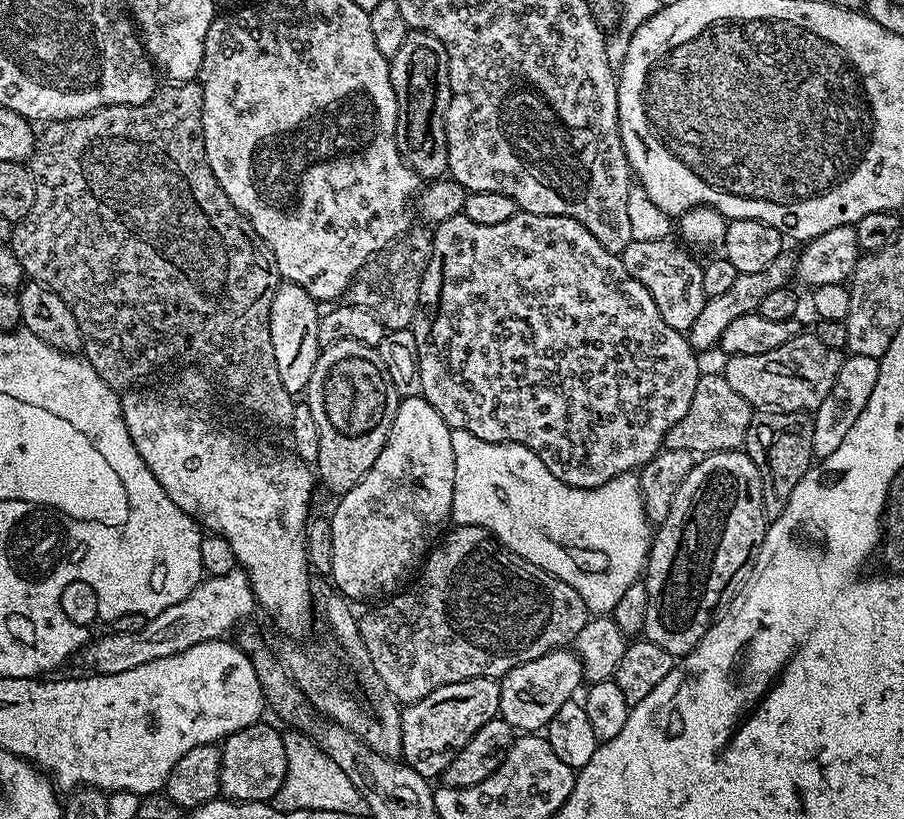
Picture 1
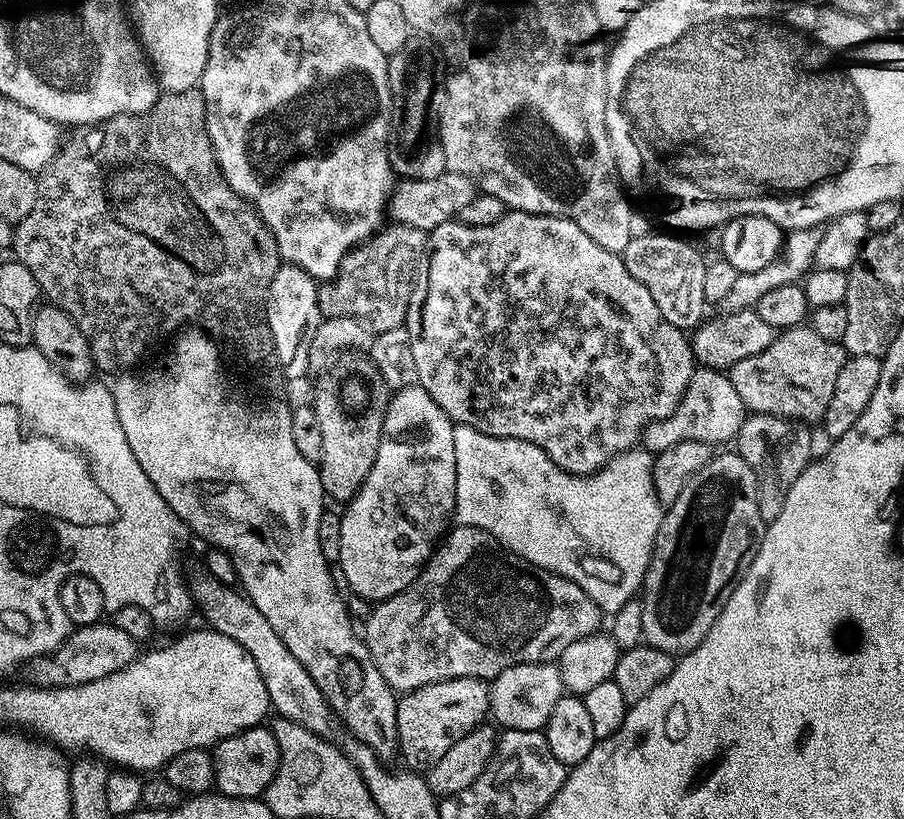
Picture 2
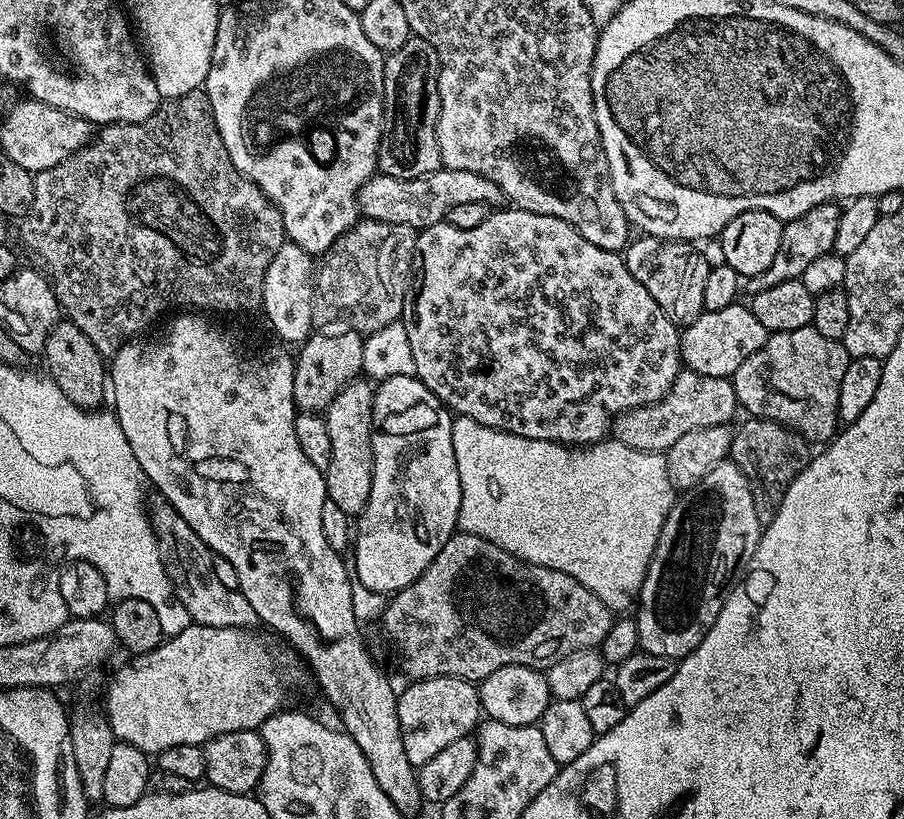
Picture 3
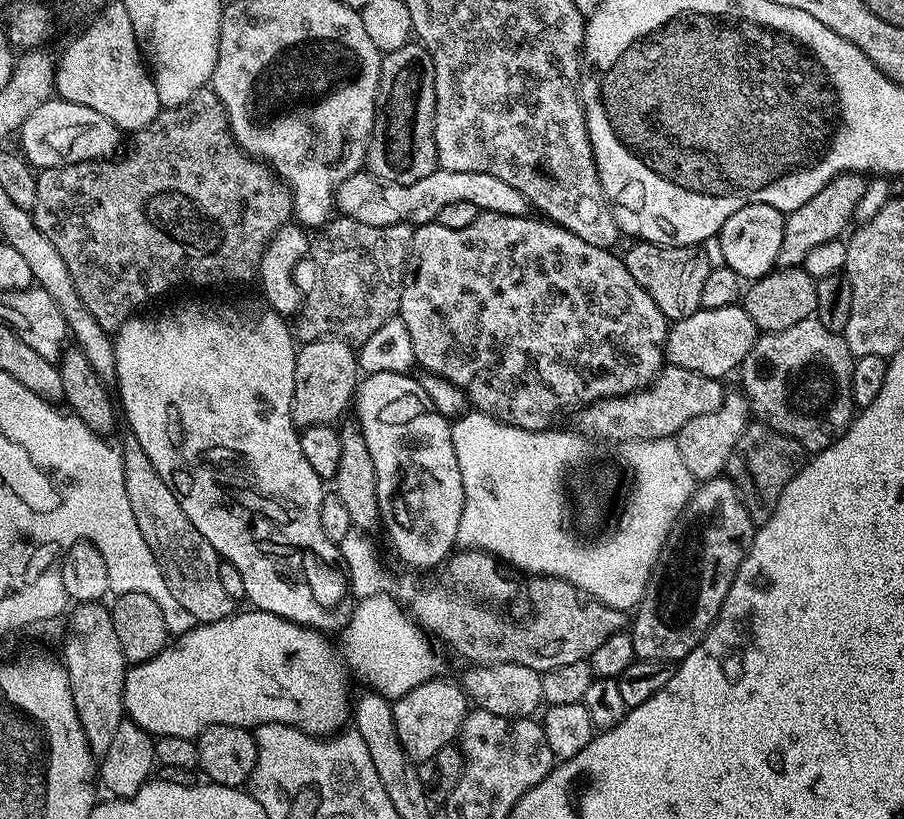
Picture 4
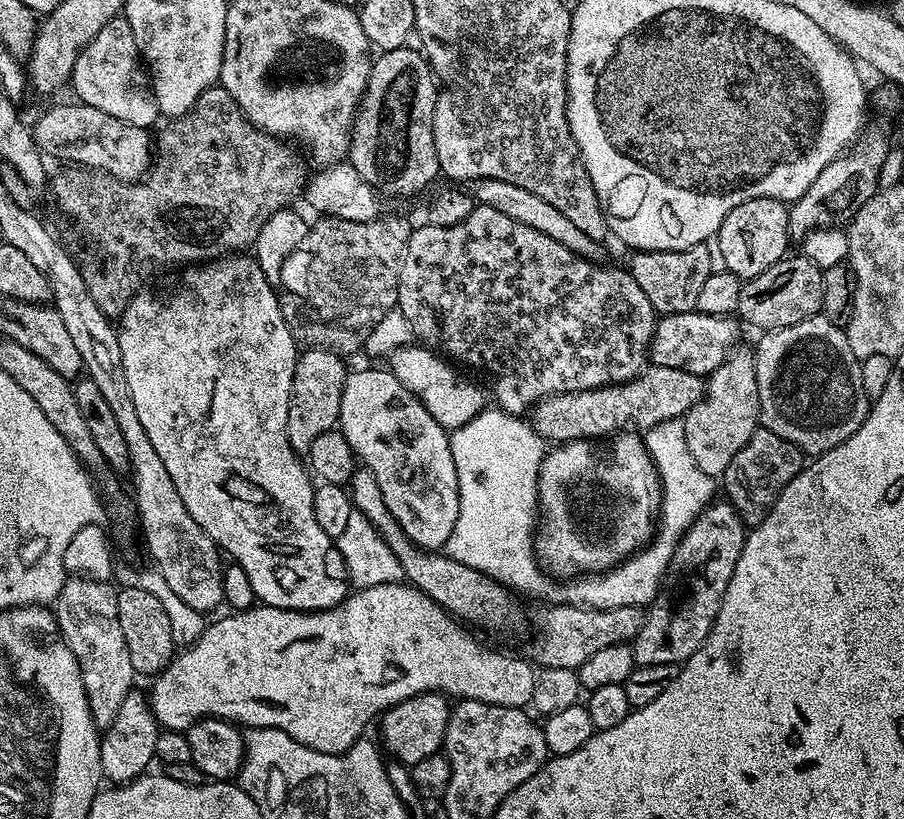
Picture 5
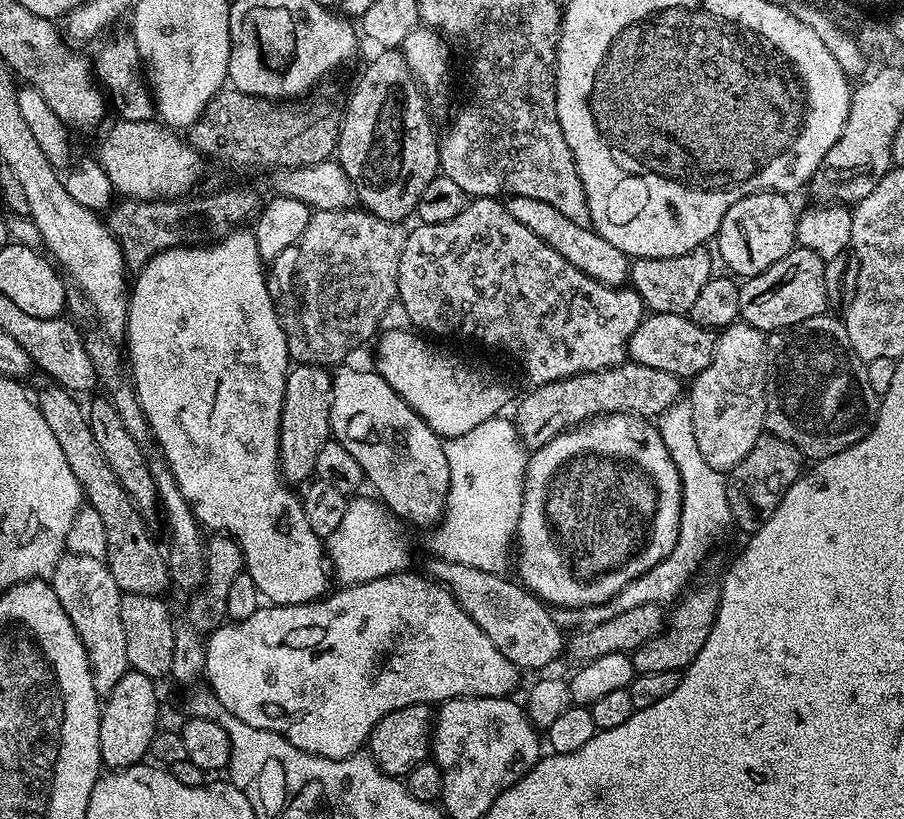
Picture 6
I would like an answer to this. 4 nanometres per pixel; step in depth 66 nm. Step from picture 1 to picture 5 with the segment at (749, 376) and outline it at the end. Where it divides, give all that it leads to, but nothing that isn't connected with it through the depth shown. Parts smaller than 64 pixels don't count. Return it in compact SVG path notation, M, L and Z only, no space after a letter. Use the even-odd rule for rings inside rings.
M824 315L811 316L794 326L773 328L754 347L756 381L760 399L760 424L777 440L790 442L797 449L805 448L819 454L838 446L864 421L870 407L870 398L864 392L860 365L848 348L848 334L841 325L830 322Z

